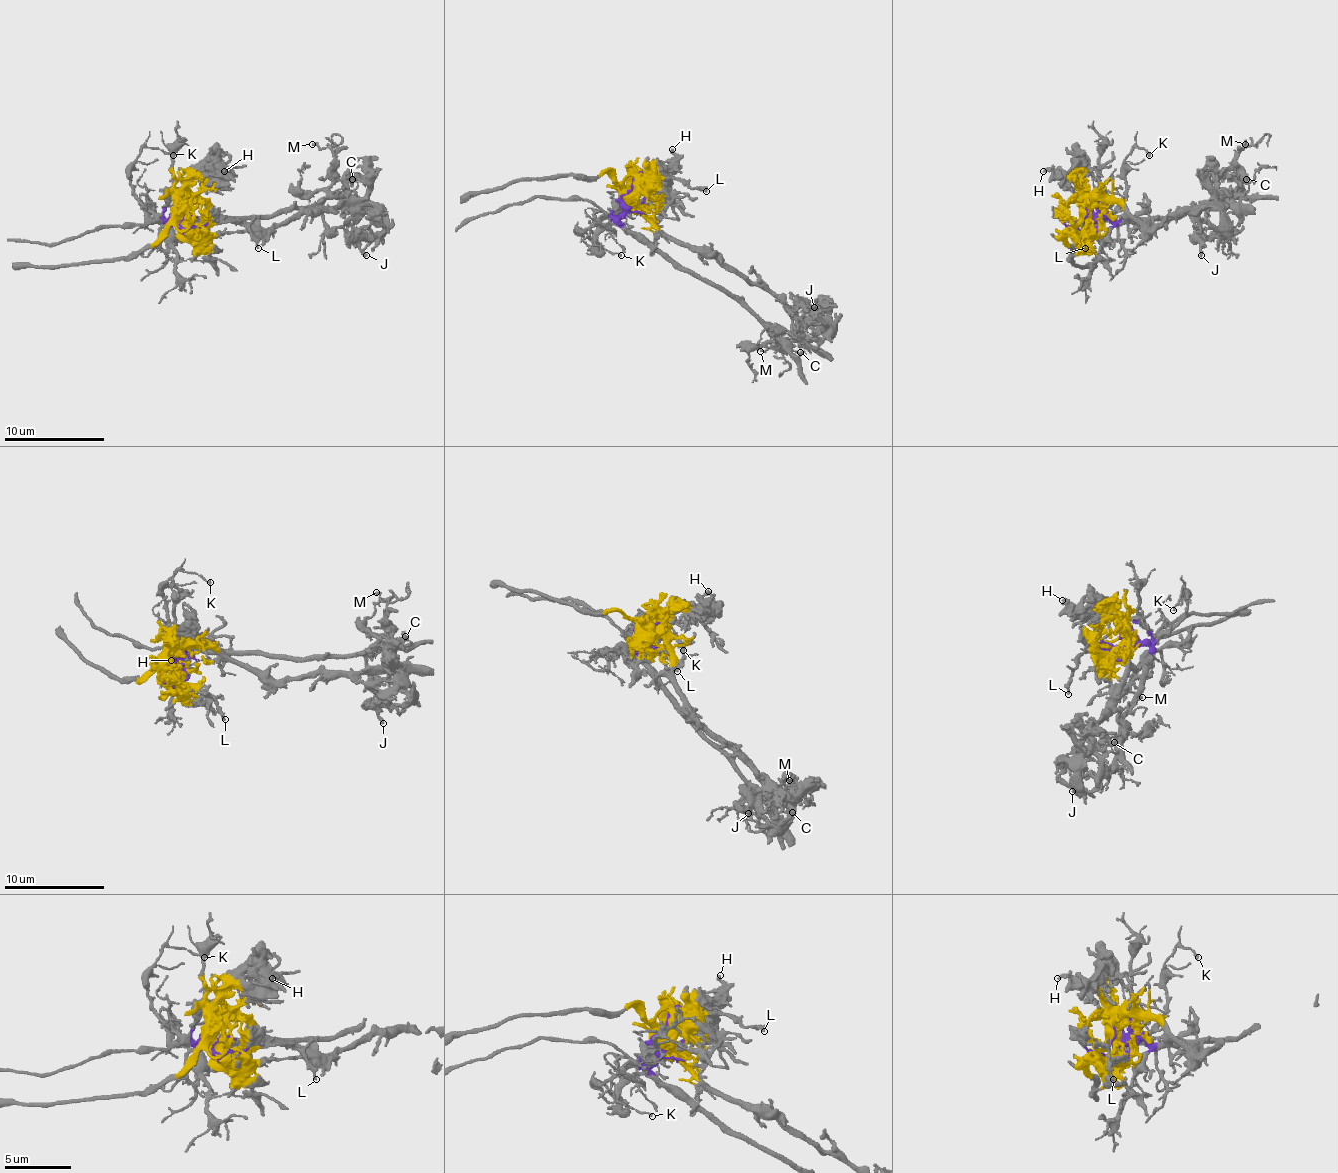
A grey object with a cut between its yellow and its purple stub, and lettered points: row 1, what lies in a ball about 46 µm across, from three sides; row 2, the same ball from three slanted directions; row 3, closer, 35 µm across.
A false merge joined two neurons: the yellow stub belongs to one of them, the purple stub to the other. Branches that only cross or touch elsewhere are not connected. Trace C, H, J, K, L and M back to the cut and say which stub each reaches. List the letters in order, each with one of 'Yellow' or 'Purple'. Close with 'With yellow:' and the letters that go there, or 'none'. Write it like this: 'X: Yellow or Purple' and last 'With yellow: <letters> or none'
C: Purple
H: Yellow
J: Yellow
K: Purple
L: Yellow
M: Purple
With yellow: H, J, L

